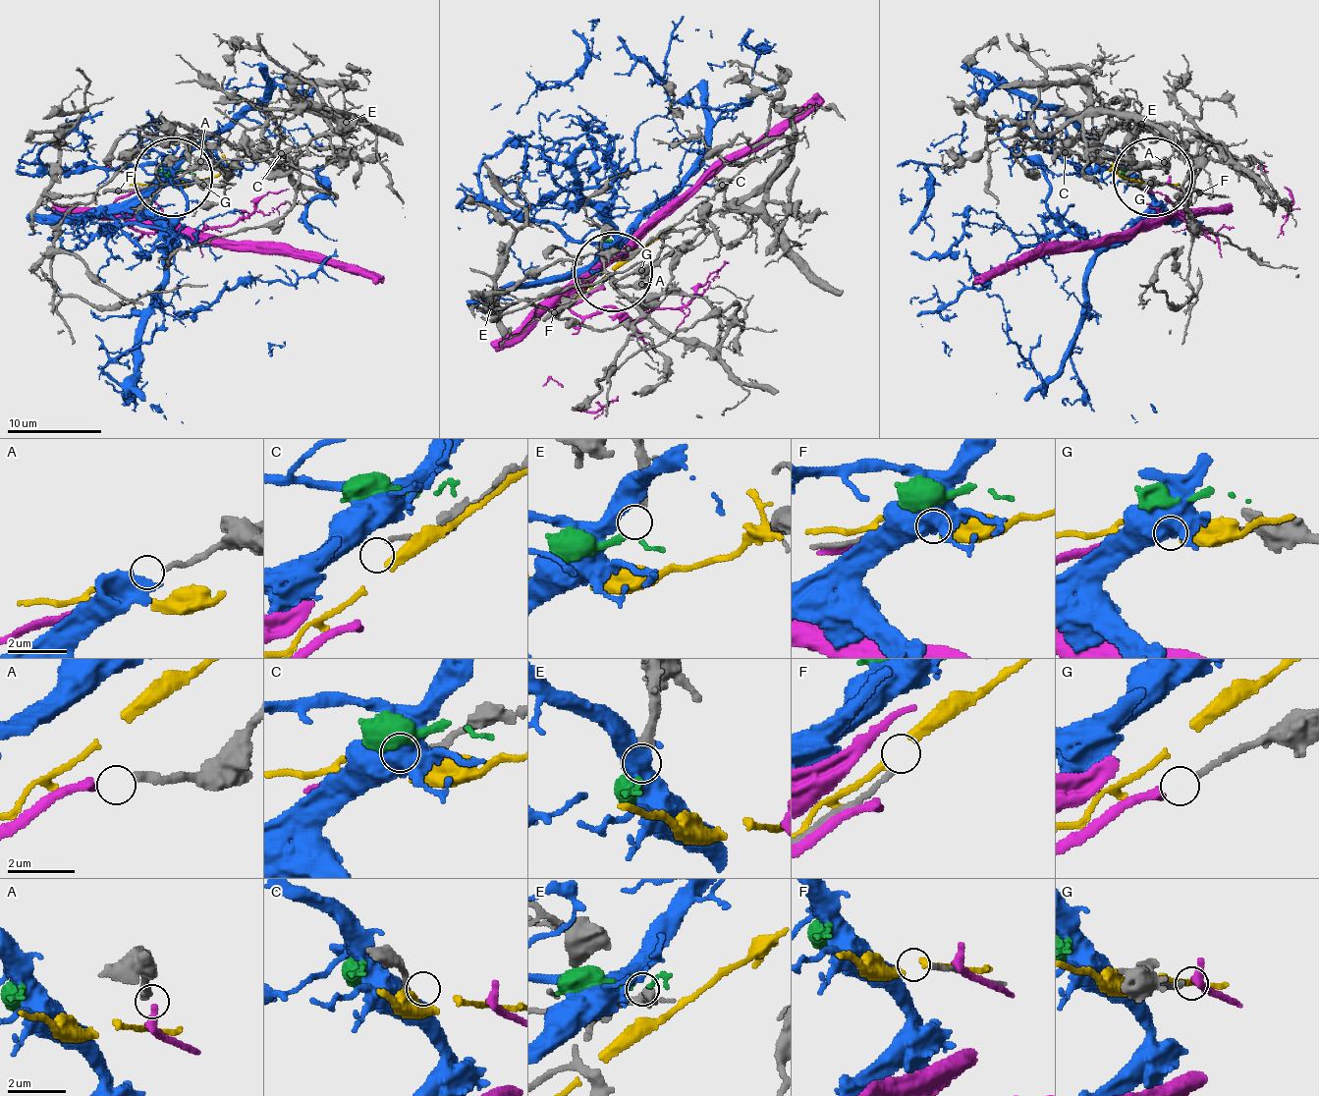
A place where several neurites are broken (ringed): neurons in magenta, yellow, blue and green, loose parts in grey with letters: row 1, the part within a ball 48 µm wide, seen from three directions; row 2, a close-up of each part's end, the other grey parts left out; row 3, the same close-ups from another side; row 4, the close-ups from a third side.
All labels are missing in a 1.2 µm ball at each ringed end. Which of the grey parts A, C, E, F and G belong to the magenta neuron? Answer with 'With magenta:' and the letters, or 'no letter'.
With magenta: G

